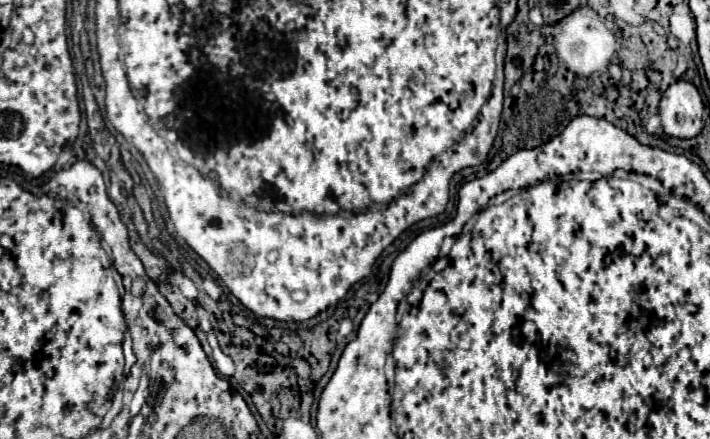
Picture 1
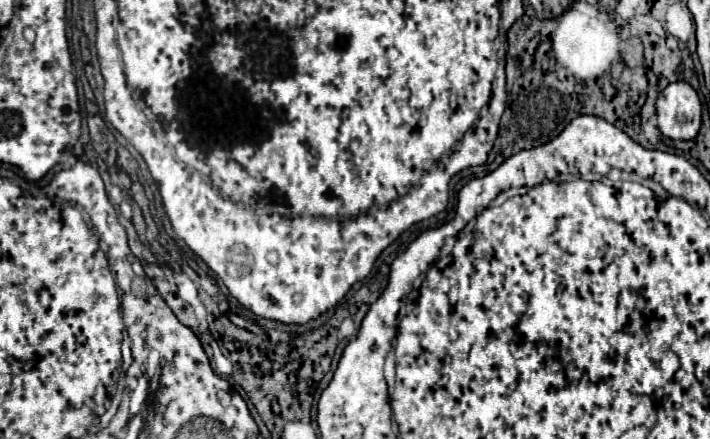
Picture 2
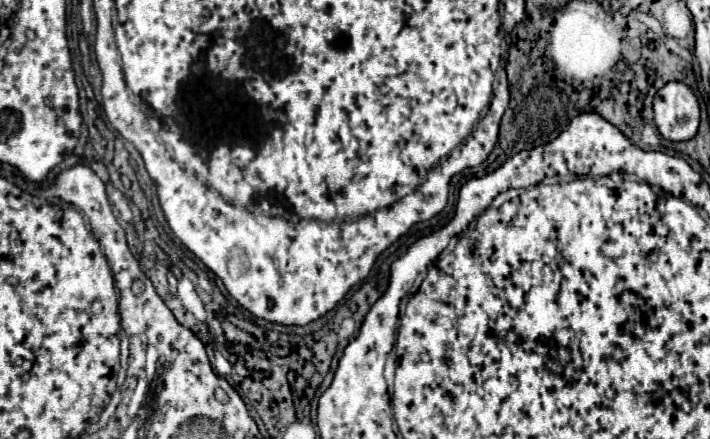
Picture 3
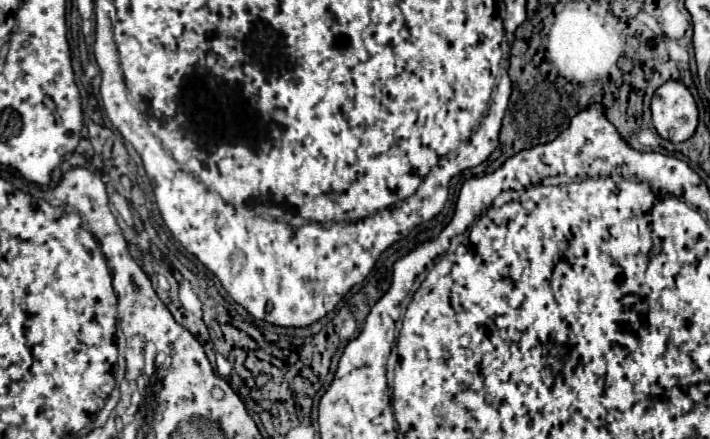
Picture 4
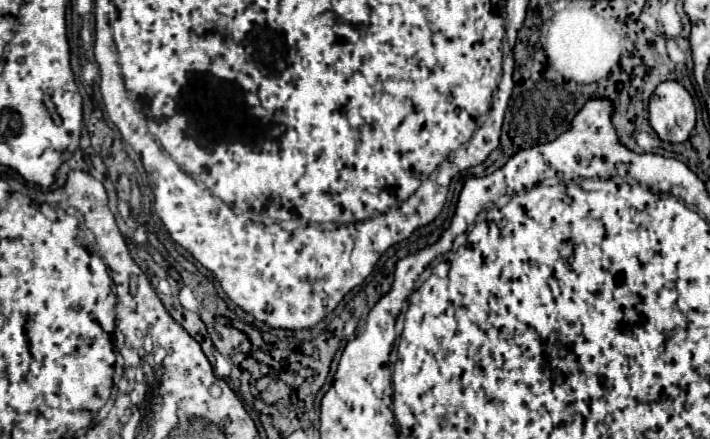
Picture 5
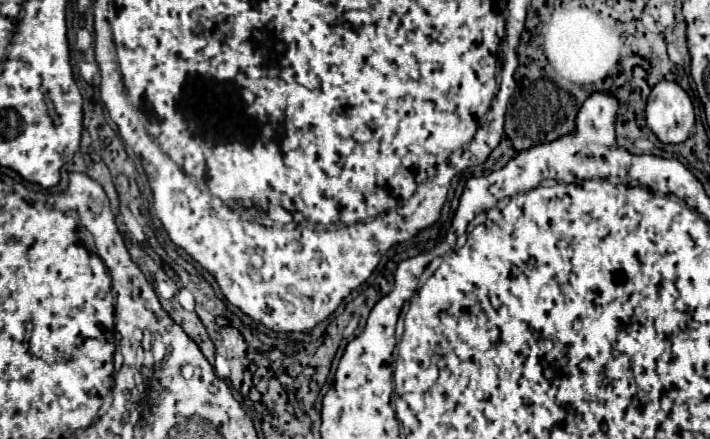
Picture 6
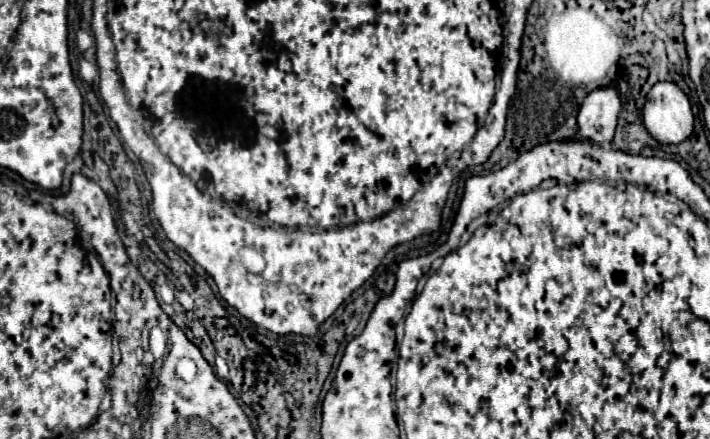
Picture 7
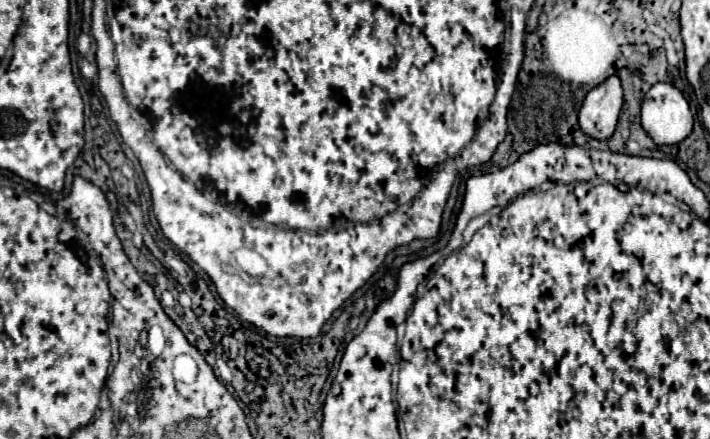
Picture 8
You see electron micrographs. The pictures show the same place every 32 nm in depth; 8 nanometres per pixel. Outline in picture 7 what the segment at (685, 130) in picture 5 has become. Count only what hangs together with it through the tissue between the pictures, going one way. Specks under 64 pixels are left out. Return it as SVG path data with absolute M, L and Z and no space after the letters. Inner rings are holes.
M658 82L646 96L644 126L660 144L680 144L694 130L688 96L674 82Z

